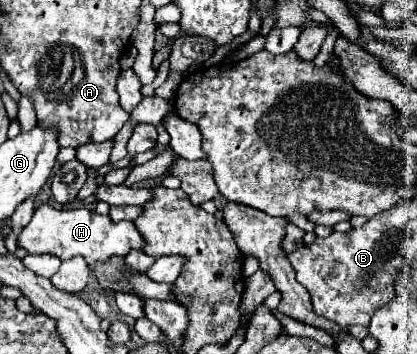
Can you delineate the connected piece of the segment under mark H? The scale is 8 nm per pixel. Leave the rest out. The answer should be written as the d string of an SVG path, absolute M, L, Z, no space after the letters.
M47 204L39 206L31 222L19 234L19 246L29 254L53 254L59 260L69 260L73 256L83 256L89 266L97 262L107 262L113 256L125 256L129 250L143 250L145 242L133 222L111 222L93 210L55 210Z

